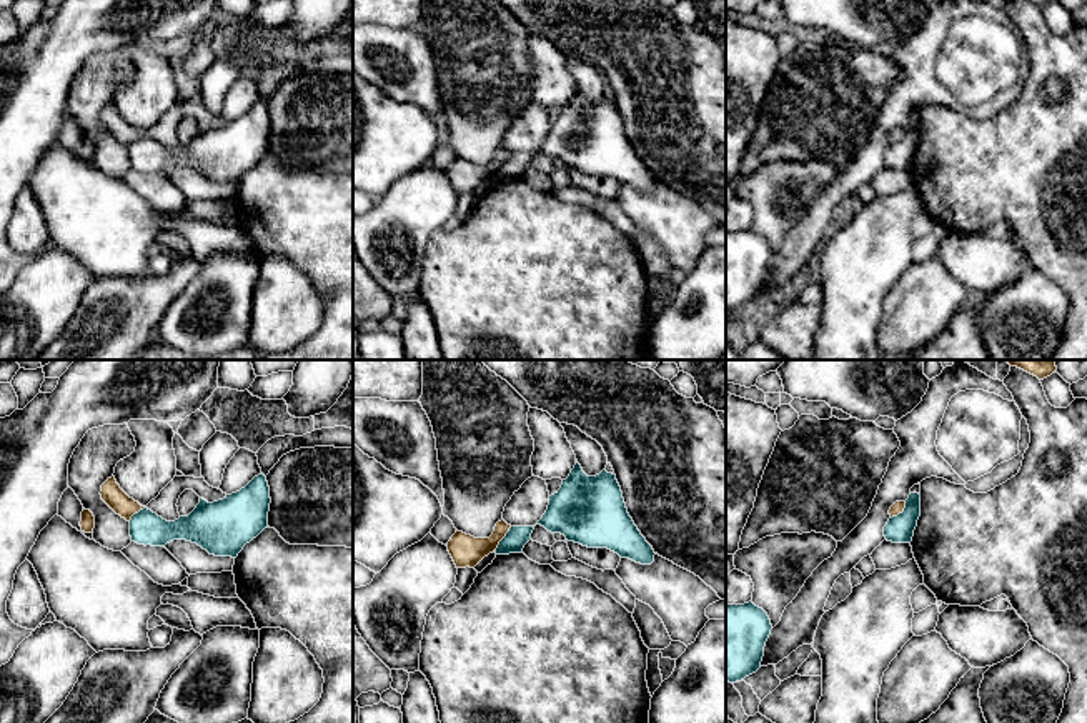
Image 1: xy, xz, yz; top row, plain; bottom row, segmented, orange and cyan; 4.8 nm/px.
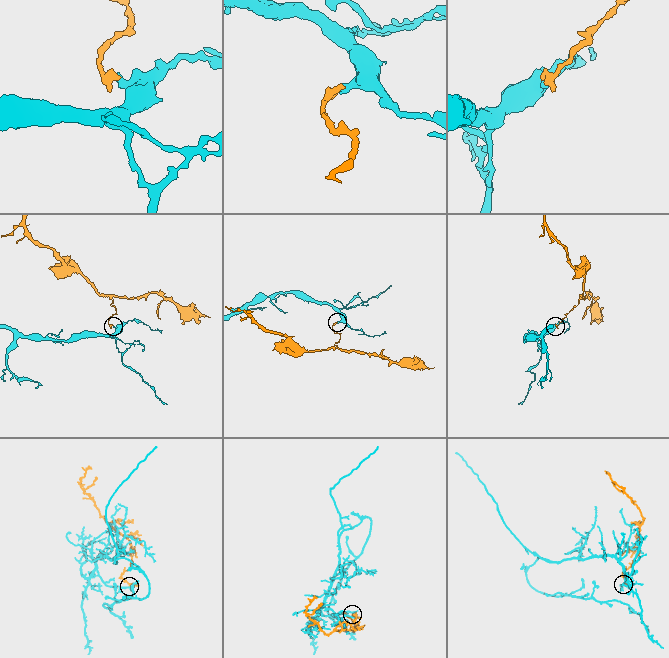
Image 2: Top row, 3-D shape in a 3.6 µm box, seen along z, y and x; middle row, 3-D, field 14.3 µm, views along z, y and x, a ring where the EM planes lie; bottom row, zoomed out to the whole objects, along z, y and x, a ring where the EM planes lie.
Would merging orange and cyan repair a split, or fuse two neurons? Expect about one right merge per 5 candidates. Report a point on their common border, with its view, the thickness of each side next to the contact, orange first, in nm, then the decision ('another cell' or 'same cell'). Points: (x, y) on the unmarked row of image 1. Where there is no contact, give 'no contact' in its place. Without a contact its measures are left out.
meets orange in xz at (501, 165); 150 nm thick on the orange side, 110 nm on the other; another cell

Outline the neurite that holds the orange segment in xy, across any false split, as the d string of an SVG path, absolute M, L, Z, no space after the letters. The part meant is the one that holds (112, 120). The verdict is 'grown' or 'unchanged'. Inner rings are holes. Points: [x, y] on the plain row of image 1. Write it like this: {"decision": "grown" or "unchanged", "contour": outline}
{"decision": "unchanged", "contour": "M115 103L108 105L102 112L100 122L102 127L127 148L130 148L135 140L145 135L120 115Z"}

